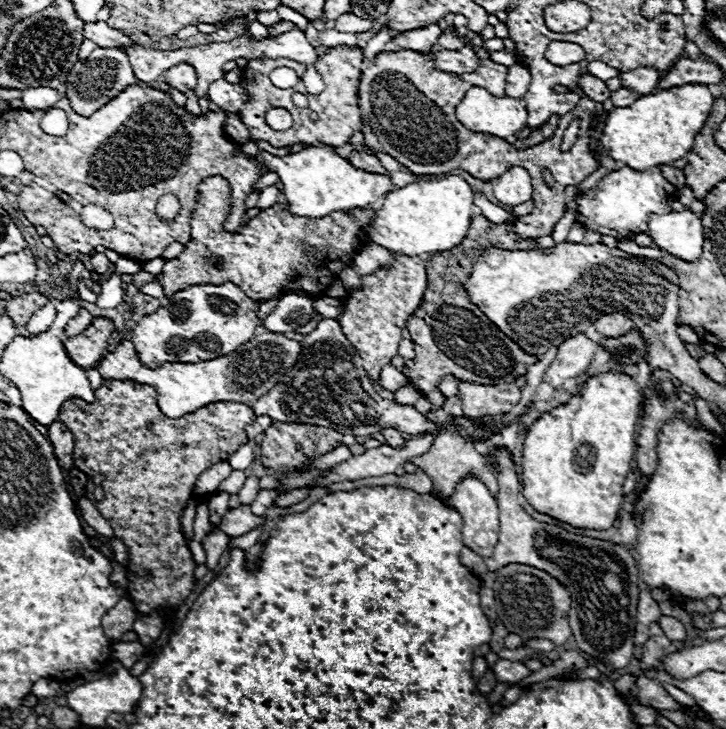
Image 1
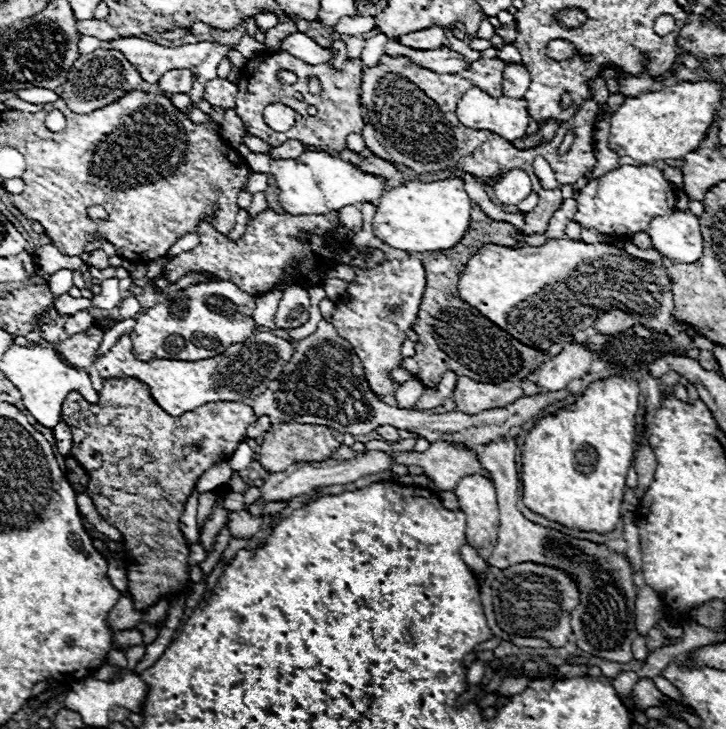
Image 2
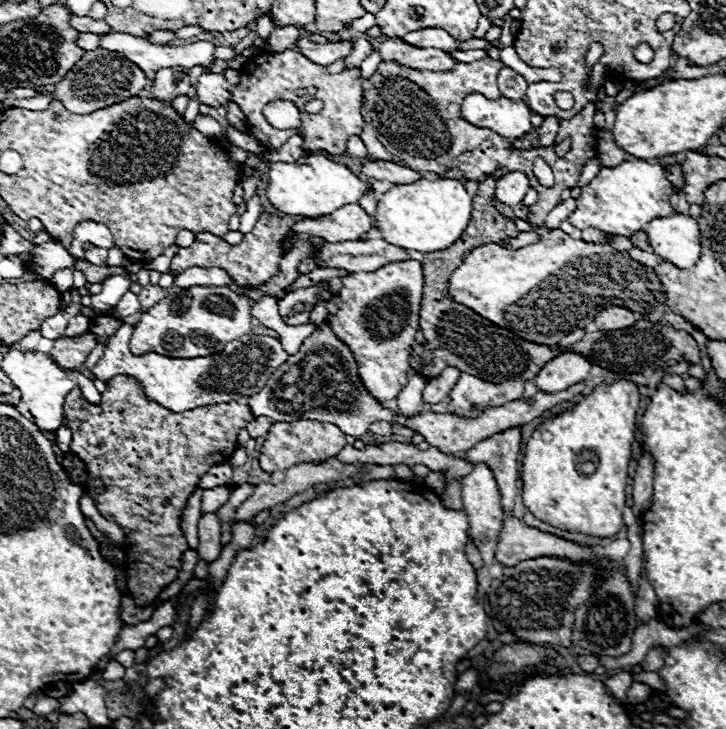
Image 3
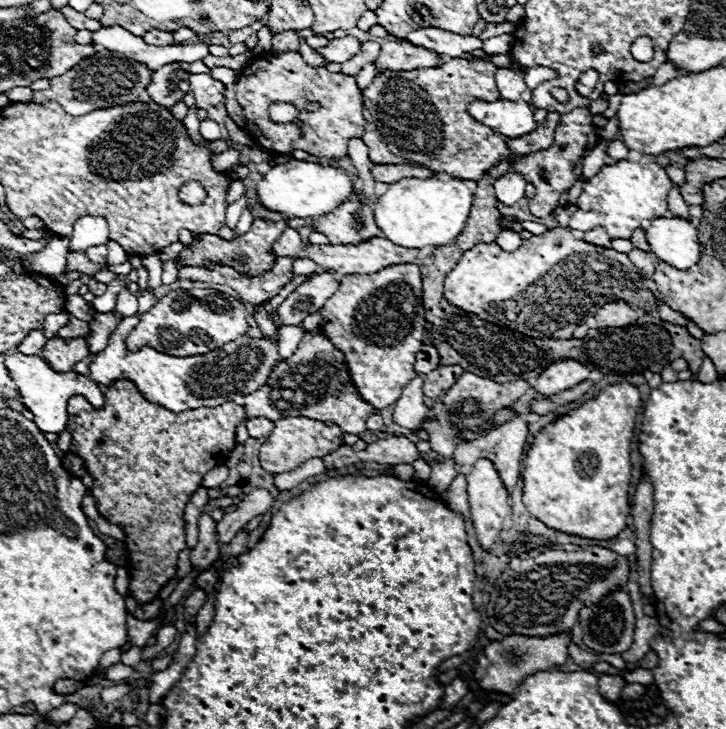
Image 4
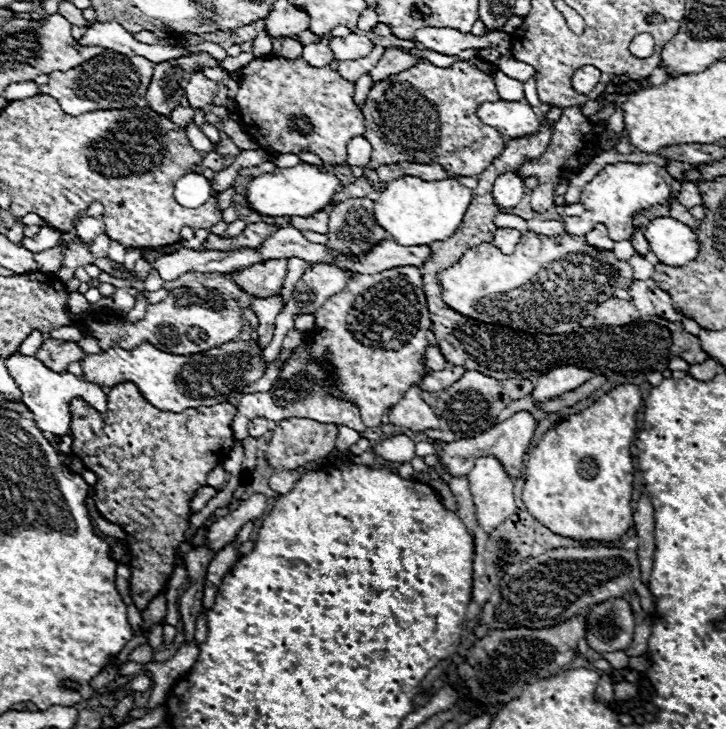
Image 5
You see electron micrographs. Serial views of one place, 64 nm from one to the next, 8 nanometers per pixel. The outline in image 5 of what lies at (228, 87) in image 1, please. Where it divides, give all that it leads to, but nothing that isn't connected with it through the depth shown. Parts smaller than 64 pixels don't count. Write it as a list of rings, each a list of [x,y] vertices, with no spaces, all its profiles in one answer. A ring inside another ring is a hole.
[[[202,72],[192,74],[186,86],[186,98],[192,108],[204,108],[212,104],[212,98],[216,96],[216,92],[218,92],[218,84],[204,78]]]

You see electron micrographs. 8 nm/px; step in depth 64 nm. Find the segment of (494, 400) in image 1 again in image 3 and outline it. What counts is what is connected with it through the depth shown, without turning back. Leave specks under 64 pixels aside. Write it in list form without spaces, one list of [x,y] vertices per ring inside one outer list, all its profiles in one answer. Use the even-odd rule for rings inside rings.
[[[466,372],[448,394],[448,412],[460,418],[478,418],[484,410],[522,398],[524,382],[484,382]]]

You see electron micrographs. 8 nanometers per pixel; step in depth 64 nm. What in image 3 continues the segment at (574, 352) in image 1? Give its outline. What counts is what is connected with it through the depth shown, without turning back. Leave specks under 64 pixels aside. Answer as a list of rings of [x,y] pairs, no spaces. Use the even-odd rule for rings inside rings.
[[[566,352],[550,360],[550,364],[546,364],[542,372],[538,372],[534,384],[538,390],[546,394],[554,394],[586,380],[588,376],[590,376],[590,362],[586,362],[578,354]]]

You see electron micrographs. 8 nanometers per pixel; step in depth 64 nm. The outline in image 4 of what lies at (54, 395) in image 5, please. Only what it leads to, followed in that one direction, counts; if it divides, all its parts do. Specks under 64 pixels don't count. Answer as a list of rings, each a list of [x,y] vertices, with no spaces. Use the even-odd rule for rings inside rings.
[[[12,352],[6,356],[6,368],[10,372],[10,378],[16,382],[20,390],[20,402],[34,414],[34,422],[42,432],[54,432],[60,434],[68,426],[68,412],[66,402],[70,396],[82,394],[94,408],[104,406],[104,394],[100,392],[98,384],[92,382],[88,376],[76,374],[76,372],[54,372],[44,358],[40,356],[24,356],[20,352]]]

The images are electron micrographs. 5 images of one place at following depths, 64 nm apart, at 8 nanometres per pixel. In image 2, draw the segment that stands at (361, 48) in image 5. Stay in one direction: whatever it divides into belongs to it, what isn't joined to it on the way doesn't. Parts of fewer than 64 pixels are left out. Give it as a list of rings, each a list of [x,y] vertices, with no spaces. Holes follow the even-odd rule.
[[[296,32],[294,36],[288,36],[280,50],[284,52],[290,52],[290,54],[296,54],[300,60],[306,60],[308,64],[326,64],[332,60],[332,56],[336,54],[336,50],[328,50],[328,48],[322,48],[318,46],[312,38],[308,38],[306,34],[300,34]]]

